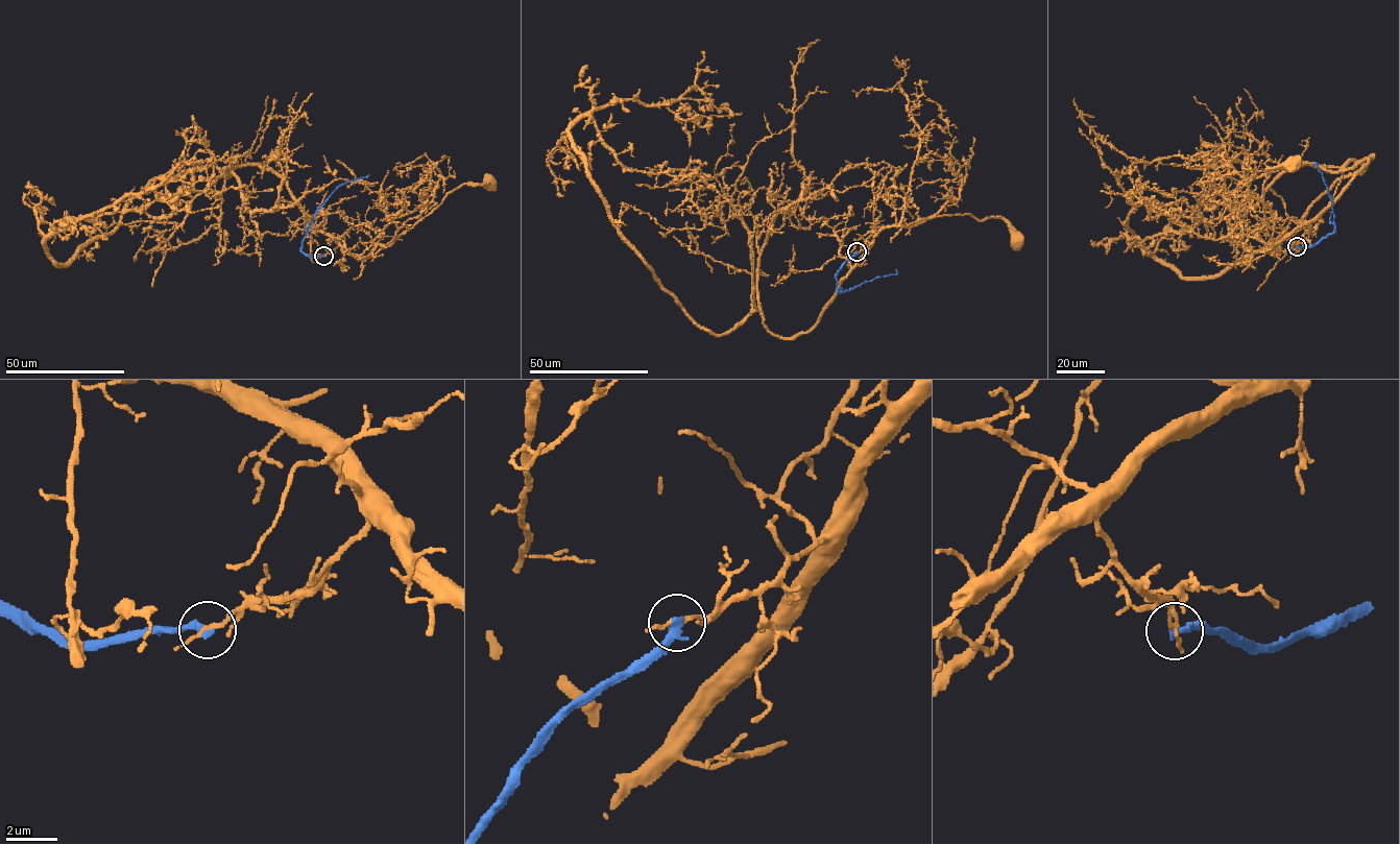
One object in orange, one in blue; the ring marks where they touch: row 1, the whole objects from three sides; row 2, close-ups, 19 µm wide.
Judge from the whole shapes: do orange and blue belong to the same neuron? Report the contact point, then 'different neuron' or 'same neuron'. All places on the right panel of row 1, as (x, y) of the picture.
(1297, 246) | different neuron

